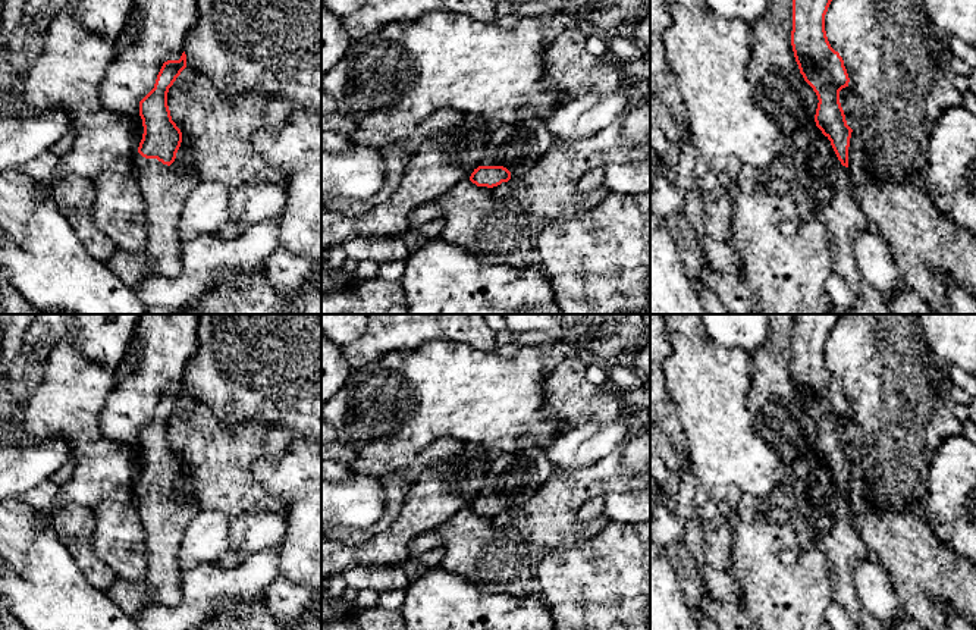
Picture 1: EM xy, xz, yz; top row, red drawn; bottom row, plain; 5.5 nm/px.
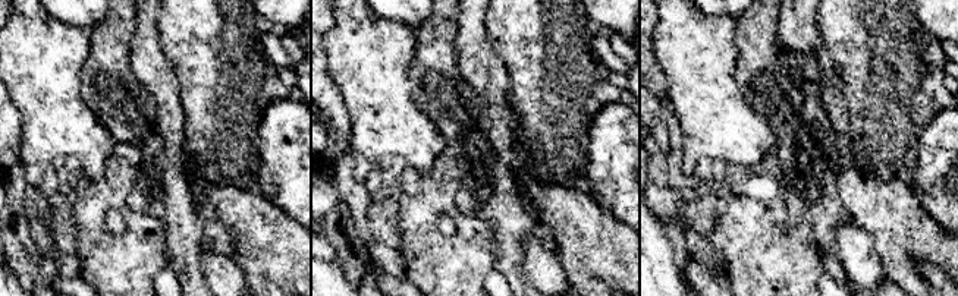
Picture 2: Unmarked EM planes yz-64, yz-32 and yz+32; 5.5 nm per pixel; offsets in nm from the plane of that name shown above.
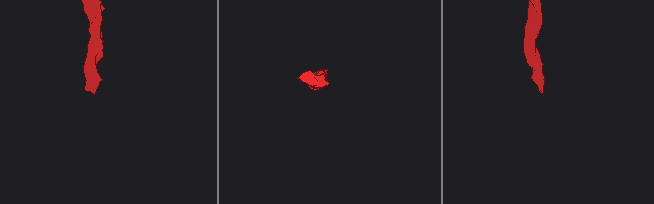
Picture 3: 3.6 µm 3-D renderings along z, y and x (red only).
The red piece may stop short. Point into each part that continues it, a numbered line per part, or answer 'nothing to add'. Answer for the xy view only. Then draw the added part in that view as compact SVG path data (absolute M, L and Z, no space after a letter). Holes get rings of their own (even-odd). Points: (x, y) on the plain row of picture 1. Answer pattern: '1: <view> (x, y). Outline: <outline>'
1: xy (165, 517). Outline: M182 467L175 490L167 495L157 488L134 486L144 542L147 574L142 582L116 580L106 595L131 618L148 605L176 607L182 599L179 549L186 527L198 514L188 470Z

